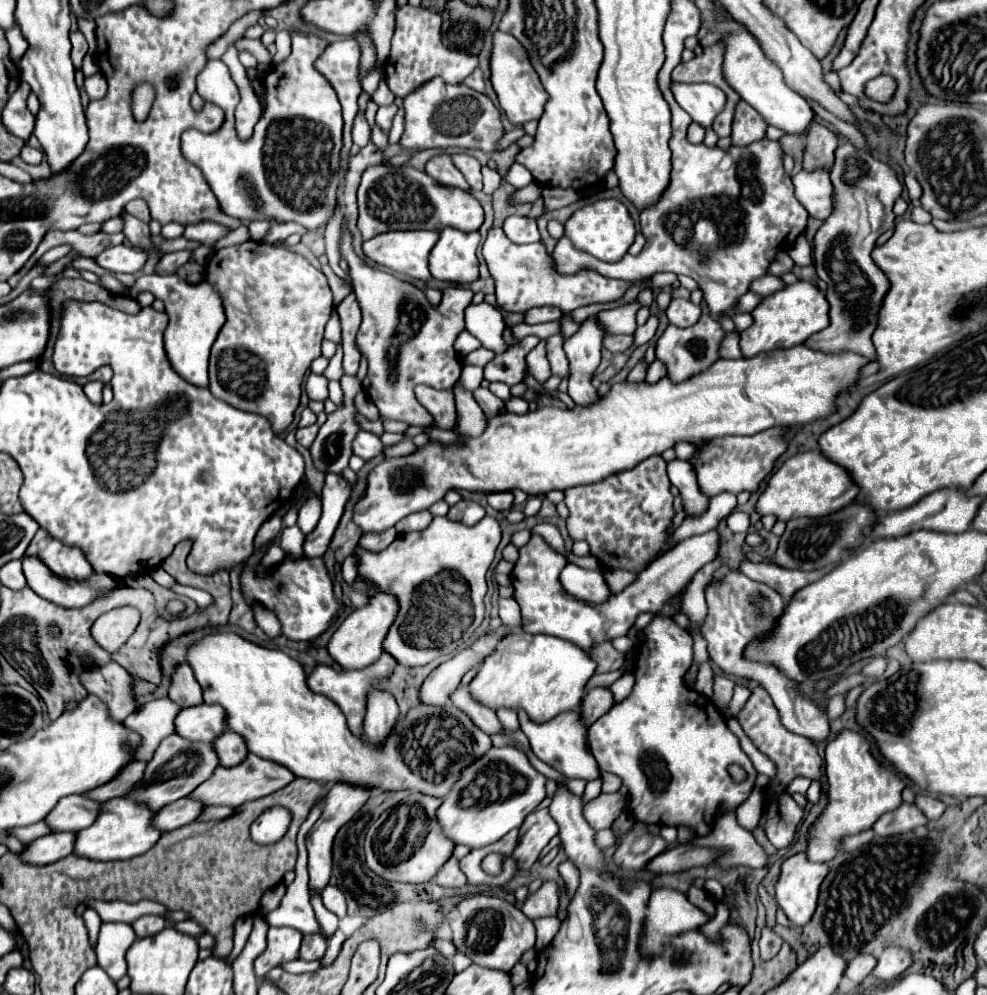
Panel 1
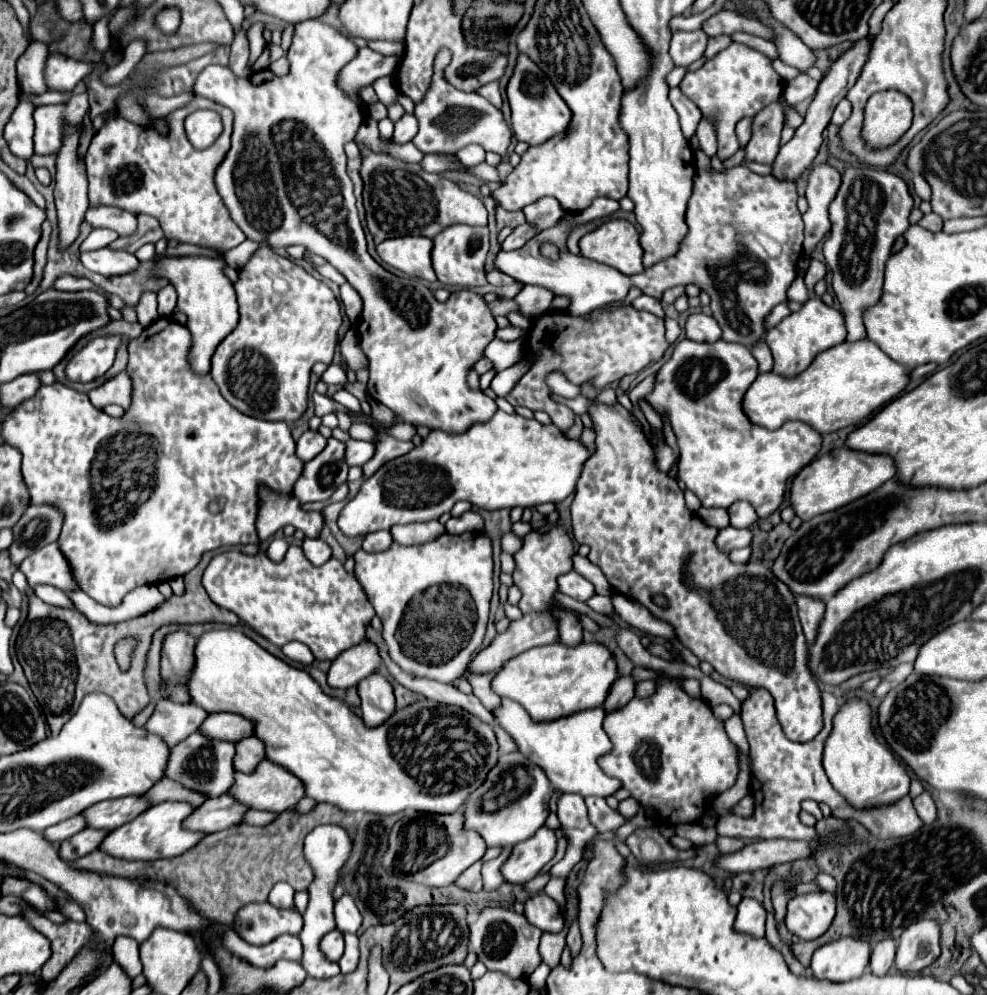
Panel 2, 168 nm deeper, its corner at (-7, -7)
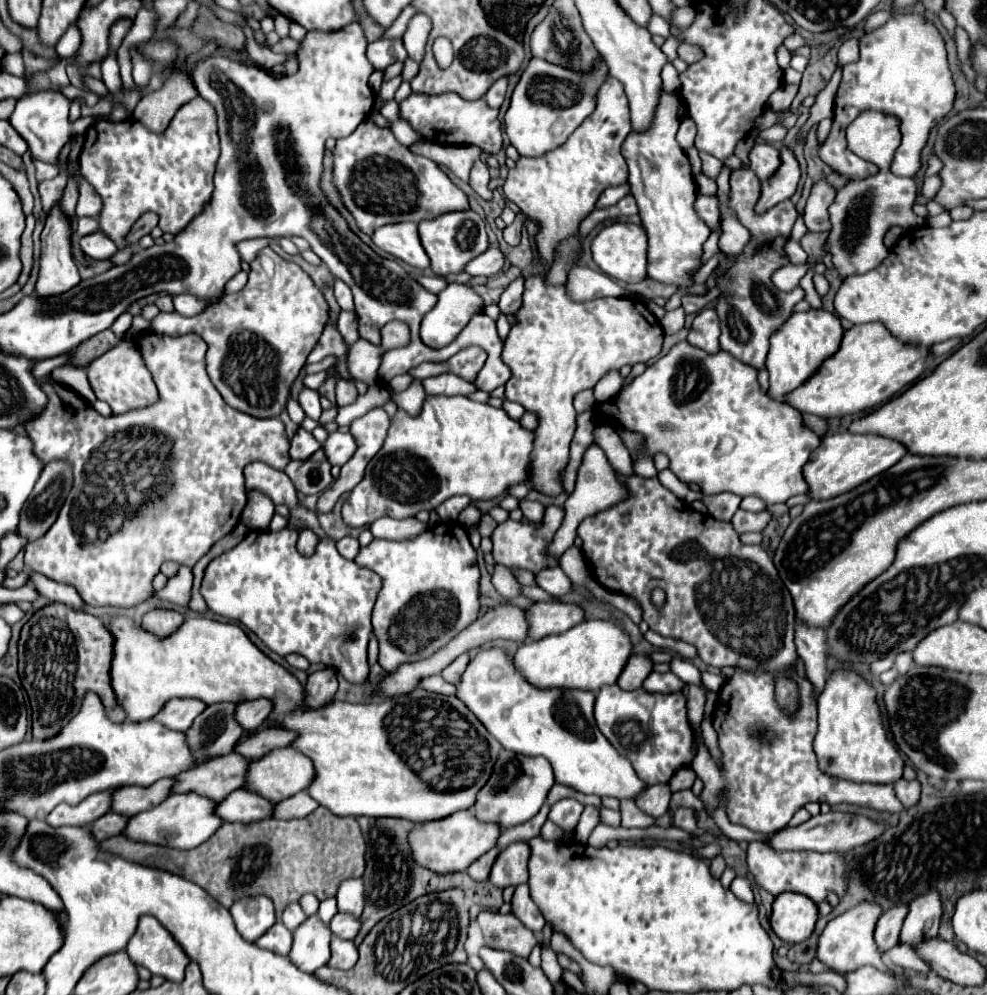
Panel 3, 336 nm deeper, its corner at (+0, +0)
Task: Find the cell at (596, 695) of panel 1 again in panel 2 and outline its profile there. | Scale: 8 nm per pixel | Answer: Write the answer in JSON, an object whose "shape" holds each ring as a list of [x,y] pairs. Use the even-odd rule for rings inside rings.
{"shape":[[[630,676],[618,678],[612,684],[612,688],[610,688],[610,692],[608,692],[608,696],[606,696],[604,704],[602,704],[604,710],[614,712],[616,708],[624,708],[624,704],[628,704],[634,698],[634,684],[636,682]]]}

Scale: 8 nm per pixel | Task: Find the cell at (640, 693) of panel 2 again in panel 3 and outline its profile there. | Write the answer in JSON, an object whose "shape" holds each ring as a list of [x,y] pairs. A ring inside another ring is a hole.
{"shape":[[[651,673],[645,679],[643,689],[649,693],[675,693],[675,691],[681,691],[683,685],[685,683],[673,673]]]}

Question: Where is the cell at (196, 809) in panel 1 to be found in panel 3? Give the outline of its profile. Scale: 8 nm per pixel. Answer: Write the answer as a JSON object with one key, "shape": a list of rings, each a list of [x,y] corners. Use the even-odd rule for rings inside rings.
{"shape":[[[237,789],[235,793],[227,795],[225,801],[219,803],[217,815],[225,821],[239,821],[239,823],[253,823],[271,819],[275,811],[275,803],[249,791],[249,789]]]}

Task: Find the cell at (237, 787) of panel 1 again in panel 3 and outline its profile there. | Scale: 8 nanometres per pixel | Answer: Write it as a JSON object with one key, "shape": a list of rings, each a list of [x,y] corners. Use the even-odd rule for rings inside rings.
{"shape":[[[287,747],[287,749],[275,749],[269,755],[265,755],[263,759],[253,761],[249,767],[249,773],[247,773],[245,787],[249,787],[249,791],[255,791],[255,793],[279,803],[299,791],[305,791],[313,779],[315,779],[313,761],[307,755],[303,755],[299,749]]]}

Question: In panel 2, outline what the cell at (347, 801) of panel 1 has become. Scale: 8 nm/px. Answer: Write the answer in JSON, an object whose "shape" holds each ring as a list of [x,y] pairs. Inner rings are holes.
{"shape":[[[324,824],[324,826],[316,826],[304,840],[304,856],[306,860],[310,862],[312,870],[314,870],[314,880],[308,888],[308,896],[310,896],[310,902],[308,902],[308,908],[304,912],[304,930],[300,934],[302,938],[302,944],[304,944],[304,968],[306,972],[312,976],[312,978],[332,978],[336,974],[340,974],[340,968],[336,962],[328,962],[320,950],[318,950],[318,942],[324,934],[328,934],[334,926],[334,888],[338,884],[338,874],[340,874],[340,868],[342,864],[346,862],[348,858],[348,852],[352,848],[352,838],[350,838],[350,832],[342,826],[336,826],[336,824]]]}

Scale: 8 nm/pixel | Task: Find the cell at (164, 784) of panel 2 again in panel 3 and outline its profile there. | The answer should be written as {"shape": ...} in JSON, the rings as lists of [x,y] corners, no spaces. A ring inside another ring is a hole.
{"shape":[[[229,753],[229,757],[221,759],[211,759],[209,763],[197,765],[177,775],[173,793],[195,791],[209,799],[223,801],[223,797],[227,797],[229,793],[245,787],[249,763],[251,761],[237,757],[237,753]]]}

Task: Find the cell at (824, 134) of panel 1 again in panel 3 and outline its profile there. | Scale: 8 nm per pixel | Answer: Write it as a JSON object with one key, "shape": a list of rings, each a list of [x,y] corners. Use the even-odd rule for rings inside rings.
{"shape":[[[825,179],[817,181],[815,187],[811,189],[811,195],[805,205],[805,215],[803,215],[809,231],[829,231],[831,229],[827,209],[833,203],[833,199],[835,199],[833,187]]]}

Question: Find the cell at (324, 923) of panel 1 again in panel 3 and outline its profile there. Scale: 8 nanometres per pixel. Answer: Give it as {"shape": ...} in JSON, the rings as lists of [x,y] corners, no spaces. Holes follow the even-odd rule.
{"shape":[[[333,935],[331,937],[331,959],[327,965],[337,967],[337,969],[351,969],[355,963],[357,963],[355,943]]]}

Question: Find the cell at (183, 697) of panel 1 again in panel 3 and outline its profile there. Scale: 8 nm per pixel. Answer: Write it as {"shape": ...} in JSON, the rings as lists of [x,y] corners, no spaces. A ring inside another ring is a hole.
{"shape":[[[153,609],[143,615],[143,627],[157,637],[171,635],[183,623],[183,615],[169,609]]]}

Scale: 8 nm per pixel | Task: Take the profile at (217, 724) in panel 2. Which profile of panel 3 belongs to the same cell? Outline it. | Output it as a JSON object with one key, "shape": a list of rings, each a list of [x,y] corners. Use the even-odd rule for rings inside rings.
{"shape":[[[255,699],[255,701],[243,701],[237,705],[237,711],[235,711],[235,717],[239,721],[239,725],[245,729],[245,731],[251,731],[251,729],[257,729],[257,725],[261,725],[269,713],[273,711],[271,709],[273,703],[267,701],[267,699]]]}

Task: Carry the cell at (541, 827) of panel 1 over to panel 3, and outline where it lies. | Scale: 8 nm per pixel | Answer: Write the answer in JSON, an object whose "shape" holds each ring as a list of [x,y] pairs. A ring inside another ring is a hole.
{"shape":[[[511,843],[507,849],[501,851],[497,857],[489,881],[499,887],[517,887],[527,881],[527,861],[529,861],[529,847],[521,843]]]}

